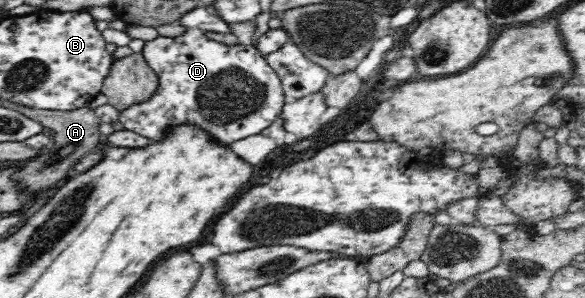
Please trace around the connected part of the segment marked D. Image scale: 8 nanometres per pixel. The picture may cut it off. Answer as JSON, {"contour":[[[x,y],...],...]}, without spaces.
{"contour":[[[186,29],[175,38],[158,36],[145,42],[141,54],[149,68],[157,73],[159,84],[145,102],[131,104],[119,112],[119,121],[125,130],[136,132],[152,142],[166,138],[177,124],[195,124],[203,132],[209,132],[219,144],[231,144],[264,131],[282,113],[285,92],[281,78],[253,45],[225,44],[209,39],[201,29]]]}

